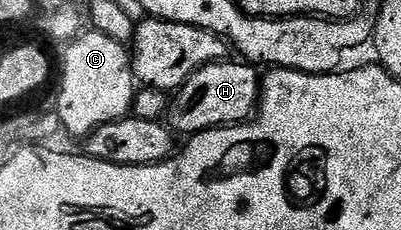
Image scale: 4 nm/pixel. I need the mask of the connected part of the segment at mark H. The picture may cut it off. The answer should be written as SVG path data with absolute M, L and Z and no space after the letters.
M222 61L199 69L190 79L178 87L167 107L167 123L174 132L182 131L185 137L198 131L209 131L212 127L231 127L235 123L246 122L256 112L257 100L261 98L262 76L257 75L258 68L244 61Z

